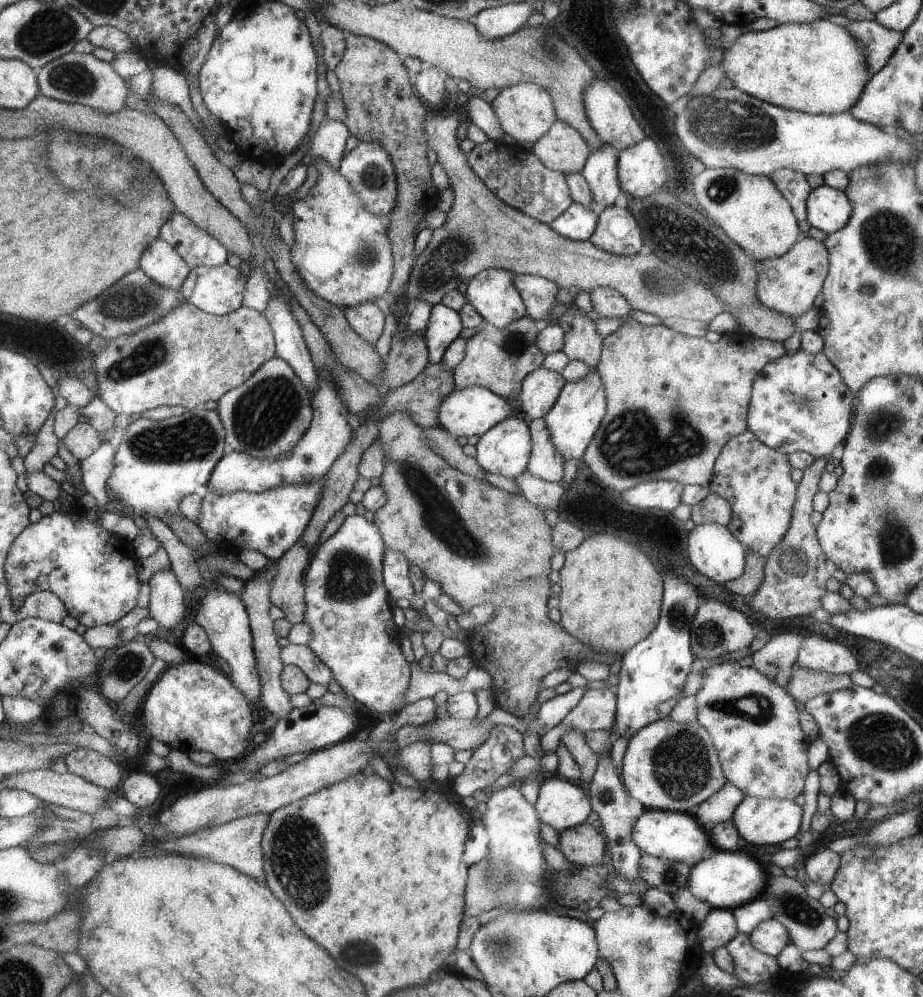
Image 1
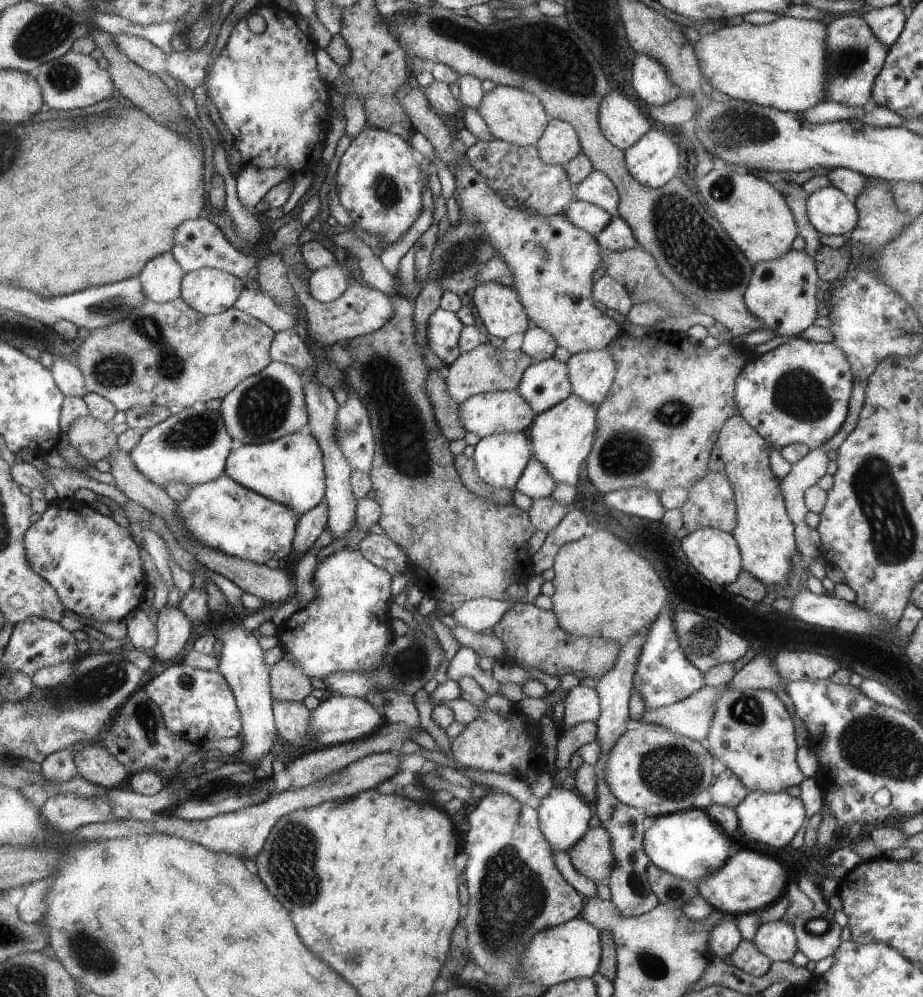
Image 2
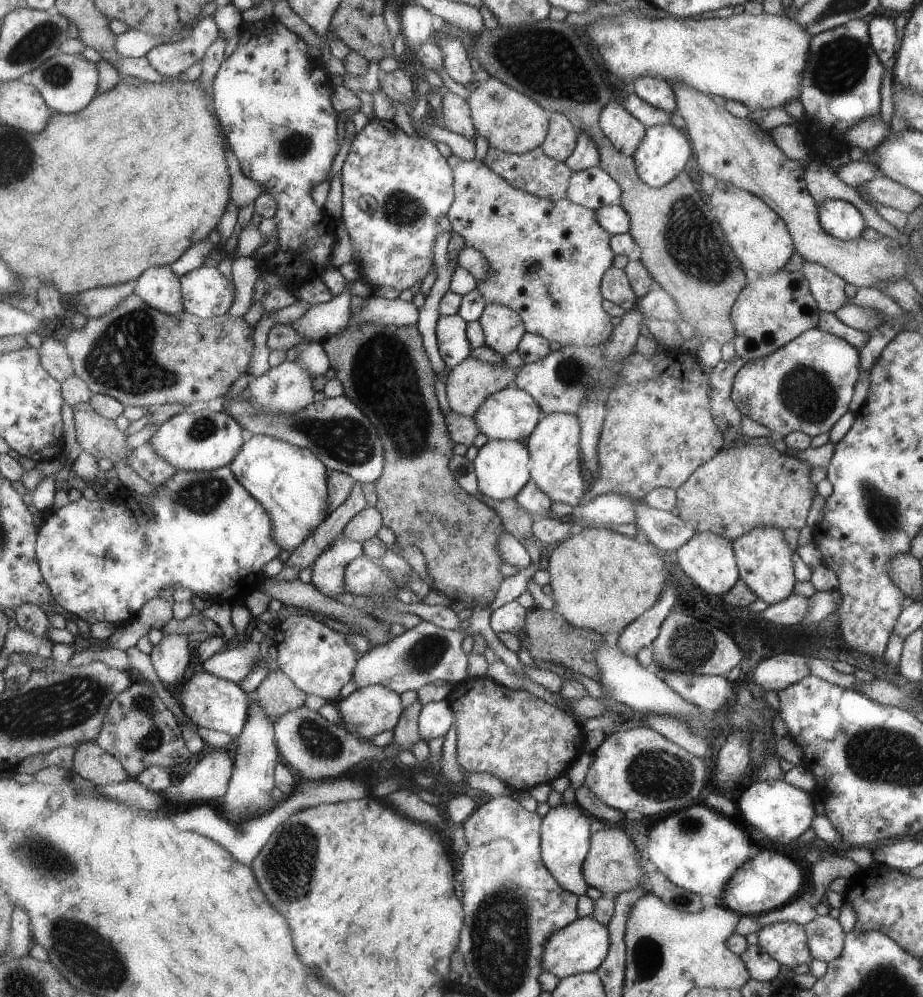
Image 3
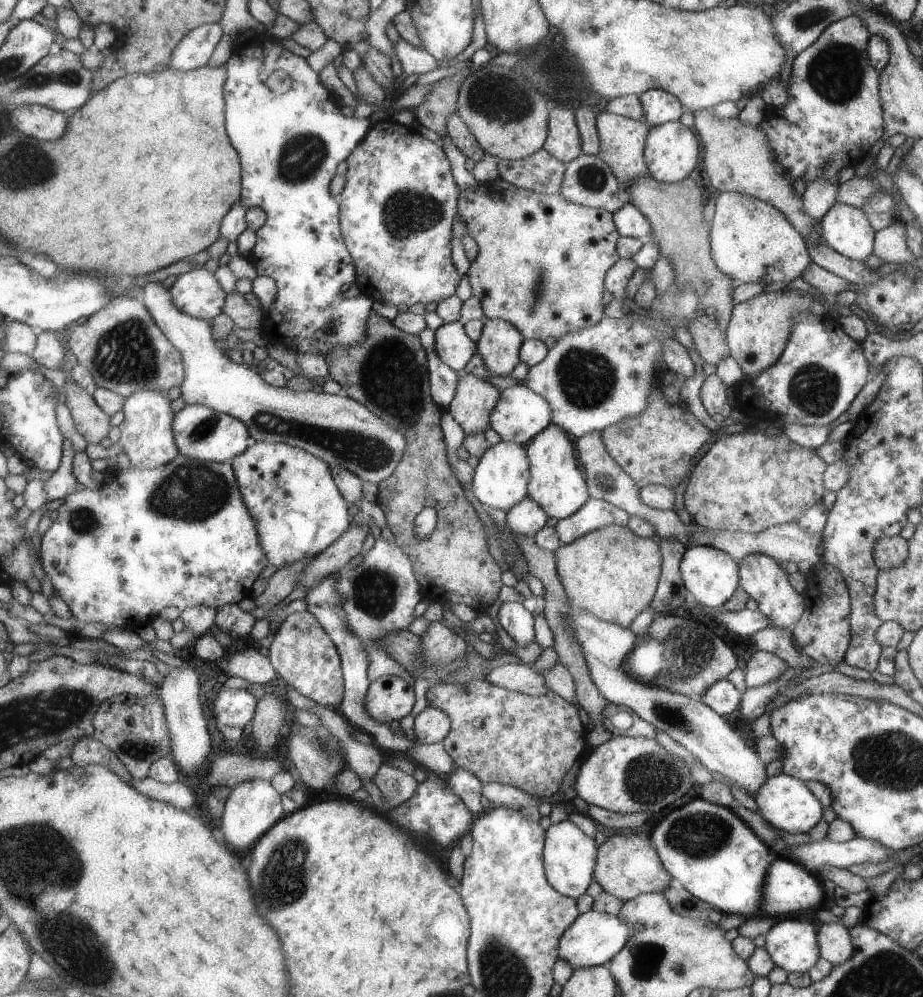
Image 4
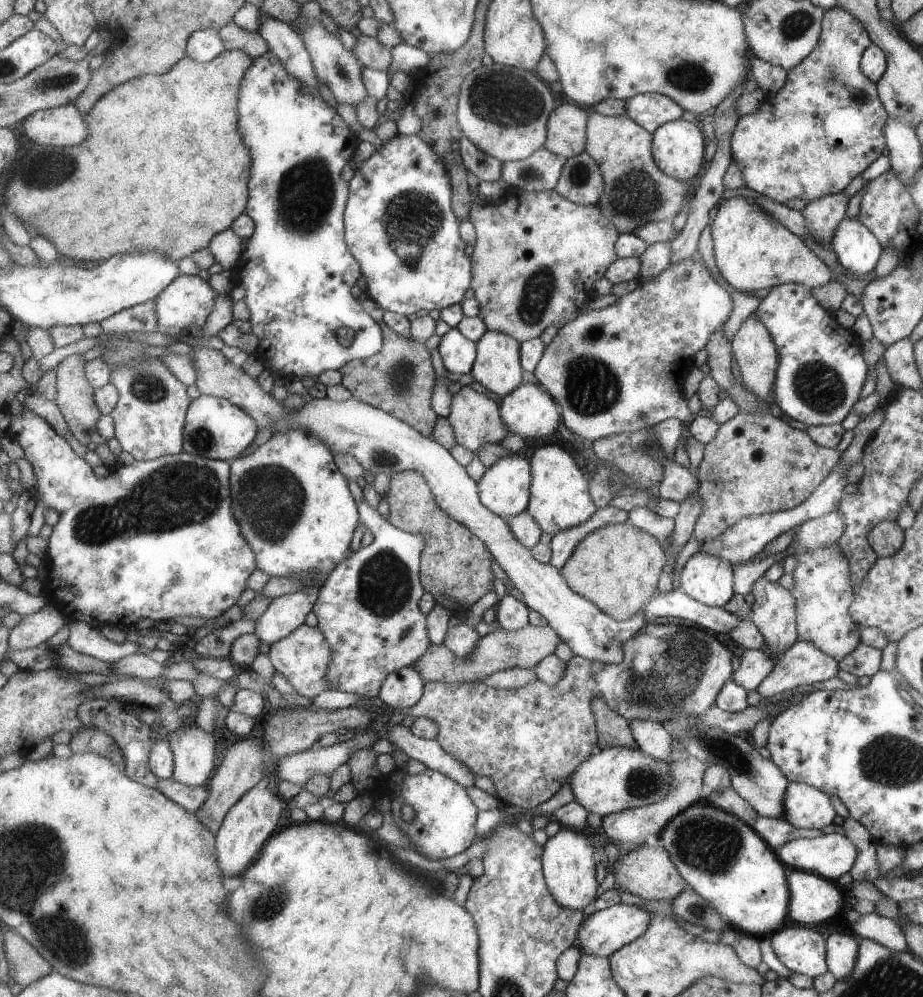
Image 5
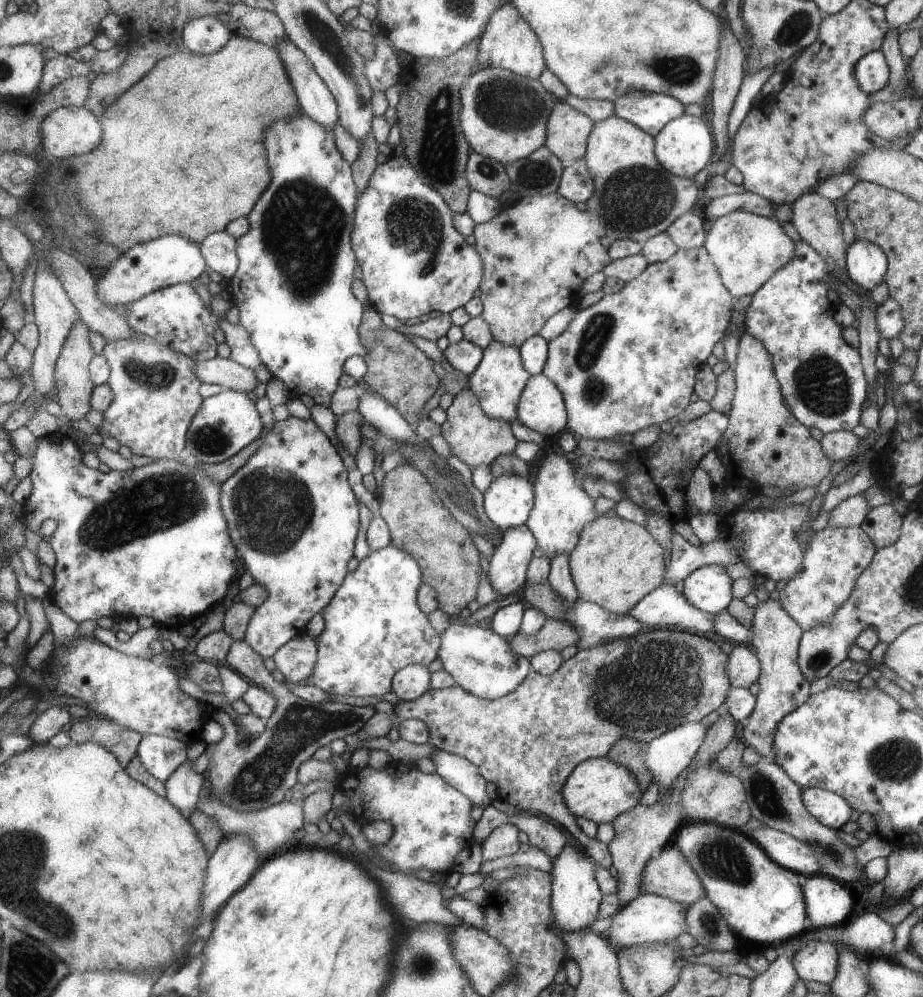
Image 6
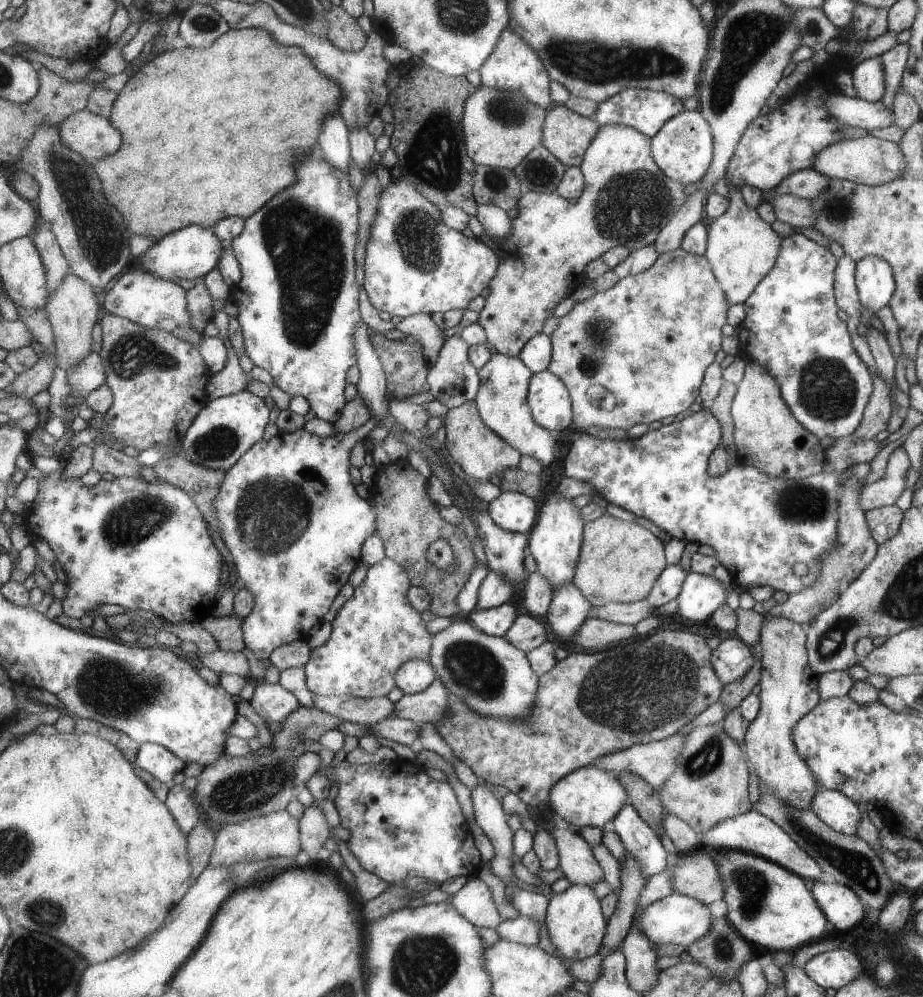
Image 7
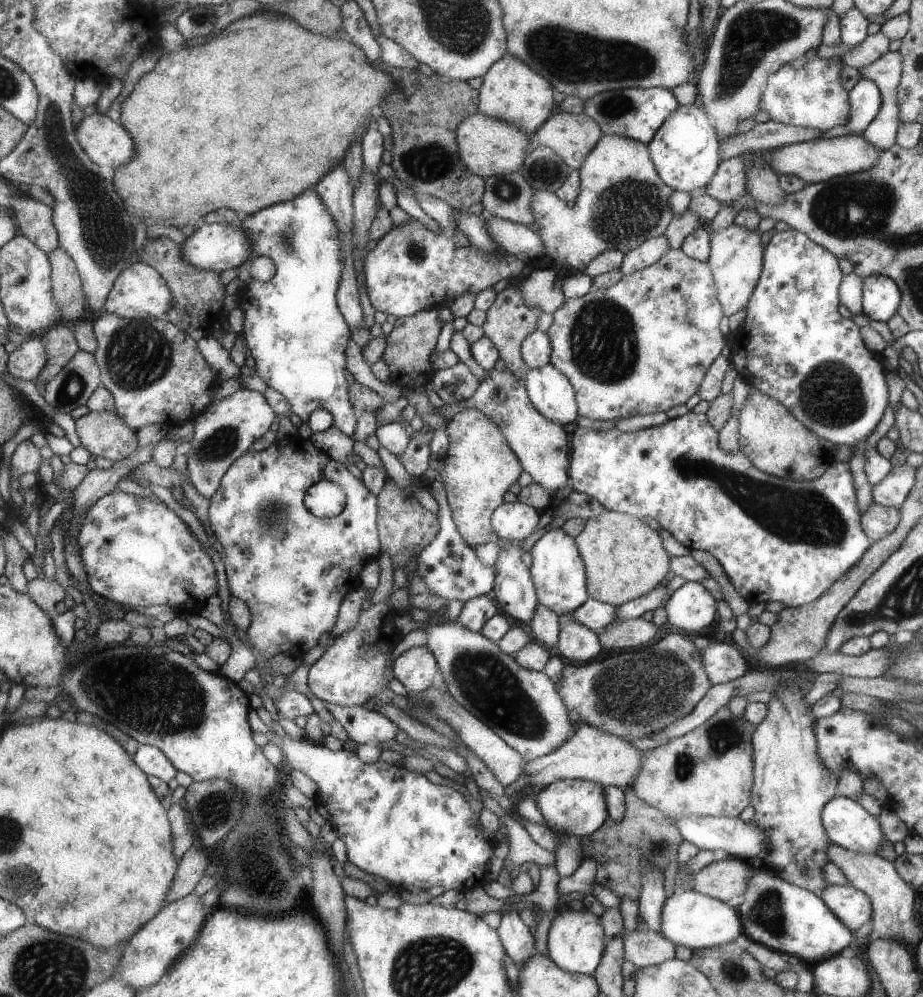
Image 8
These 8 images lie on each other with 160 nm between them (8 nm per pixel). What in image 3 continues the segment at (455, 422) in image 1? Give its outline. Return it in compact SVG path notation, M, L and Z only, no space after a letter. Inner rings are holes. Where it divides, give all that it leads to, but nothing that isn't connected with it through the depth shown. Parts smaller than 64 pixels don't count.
M515 385L504 388L492 394L476 412L474 419L479 425L480 432L487 435L490 439L507 439L512 441L529 438L537 428L537 423L544 418L537 404L526 390L517 388Z

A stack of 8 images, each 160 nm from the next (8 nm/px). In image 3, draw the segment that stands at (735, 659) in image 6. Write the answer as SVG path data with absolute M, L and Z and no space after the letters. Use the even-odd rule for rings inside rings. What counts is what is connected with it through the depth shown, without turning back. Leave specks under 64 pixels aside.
M780 653L759 661L750 680L764 690L778 691L809 674L807 657Z

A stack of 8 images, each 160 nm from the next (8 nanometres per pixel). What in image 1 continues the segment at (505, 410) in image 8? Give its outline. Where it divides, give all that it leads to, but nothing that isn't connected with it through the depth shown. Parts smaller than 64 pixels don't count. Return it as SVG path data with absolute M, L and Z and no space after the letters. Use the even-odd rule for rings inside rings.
M485 269L467 283L466 297L468 302L483 316L485 323L508 330L508 326L517 319L527 316L528 308L520 289L516 287L516 273L505 269Z

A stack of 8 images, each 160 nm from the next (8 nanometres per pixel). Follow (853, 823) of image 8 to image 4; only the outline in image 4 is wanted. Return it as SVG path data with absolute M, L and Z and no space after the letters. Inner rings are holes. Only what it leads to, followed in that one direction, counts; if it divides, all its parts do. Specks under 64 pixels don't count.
M785 773L770 776L767 782L754 792L754 801L757 806L756 811L769 824L785 832L803 834L815 826L821 818L822 805L807 789L803 781Z

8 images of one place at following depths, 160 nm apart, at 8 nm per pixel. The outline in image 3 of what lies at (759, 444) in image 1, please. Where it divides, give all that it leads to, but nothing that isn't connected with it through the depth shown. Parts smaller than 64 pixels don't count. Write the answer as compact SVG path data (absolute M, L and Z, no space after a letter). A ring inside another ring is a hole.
M737 355L730 358L729 361L720 359L709 373L709 410L723 437L719 452L743 445L744 438L745 442L748 440L739 431L741 413L736 404L733 404L730 396L733 377L743 363L742 358ZM753 527L751 531L739 535L730 541L735 550L736 564L739 566L739 578L745 581L756 598L761 598L769 605L791 595L793 590L793 570L791 570L791 554L794 550L785 540L784 530L777 527Z

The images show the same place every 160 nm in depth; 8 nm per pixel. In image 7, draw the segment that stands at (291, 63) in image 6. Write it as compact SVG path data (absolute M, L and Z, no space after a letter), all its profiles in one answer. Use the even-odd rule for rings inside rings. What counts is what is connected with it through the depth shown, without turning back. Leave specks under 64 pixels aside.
M341 113L329 117L324 122L320 132L320 145L324 157L333 166L347 173L352 160L350 128Z

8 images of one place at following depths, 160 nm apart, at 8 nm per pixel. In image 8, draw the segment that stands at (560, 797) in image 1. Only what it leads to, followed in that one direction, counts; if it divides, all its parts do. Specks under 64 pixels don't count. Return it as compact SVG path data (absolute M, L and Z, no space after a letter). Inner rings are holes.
M569 908L557 910L557 914L550 919L546 936L546 955L559 967L570 973L589 975L600 964L603 950L603 930L599 926L599 918L589 909L574 911Z

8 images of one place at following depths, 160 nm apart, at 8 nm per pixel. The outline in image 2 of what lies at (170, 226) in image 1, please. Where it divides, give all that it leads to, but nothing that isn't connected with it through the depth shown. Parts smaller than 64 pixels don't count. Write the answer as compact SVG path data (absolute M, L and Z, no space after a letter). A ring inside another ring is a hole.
M201 216L198 219L189 219L180 224L176 228L176 243L172 248L172 253L176 259L180 261L181 266L185 269L186 273L196 271L202 268L213 267L221 271L236 274L243 280L247 280L245 274L251 268L258 265L258 262L265 257L262 254L253 254L247 257L243 251L240 251L235 246L231 246L231 242L225 238L225 233L219 226L217 226L211 219Z

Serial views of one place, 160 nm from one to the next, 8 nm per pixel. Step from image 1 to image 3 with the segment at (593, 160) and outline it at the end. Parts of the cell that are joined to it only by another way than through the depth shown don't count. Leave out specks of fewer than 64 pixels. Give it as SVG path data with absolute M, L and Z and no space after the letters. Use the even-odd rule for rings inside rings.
M595 165L572 174L566 199L586 209L620 204L620 185L601 167Z

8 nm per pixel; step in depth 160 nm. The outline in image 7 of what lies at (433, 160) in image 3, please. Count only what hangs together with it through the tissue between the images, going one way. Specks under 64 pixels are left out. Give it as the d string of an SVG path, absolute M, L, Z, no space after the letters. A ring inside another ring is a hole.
M400 176L398 179L392 179L380 196L380 209L377 216L373 221L373 226L368 238L366 248L366 258L364 264L365 279L363 288L369 296L370 302L374 308L378 311L388 312L392 316L401 316L405 318L417 313L435 314L435 312L446 313L453 309L467 309L469 303L472 303L485 288L487 288L493 279L496 278L497 271L499 271L501 264L500 256L483 241L480 241L477 237L467 238L463 232L457 229L452 229L447 226L447 223L443 220L442 210L438 204L435 204L432 200L429 200L408 178Z

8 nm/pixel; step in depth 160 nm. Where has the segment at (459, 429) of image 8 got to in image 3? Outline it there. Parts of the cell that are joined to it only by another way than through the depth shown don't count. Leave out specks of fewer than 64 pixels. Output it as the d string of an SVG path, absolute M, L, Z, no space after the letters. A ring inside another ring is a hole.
M468 356L461 364L451 370L447 381L446 391L452 410L474 418L481 404L492 394L513 386L517 375L517 369L507 366L504 361L500 364L489 364L489 362L481 362L473 356Z

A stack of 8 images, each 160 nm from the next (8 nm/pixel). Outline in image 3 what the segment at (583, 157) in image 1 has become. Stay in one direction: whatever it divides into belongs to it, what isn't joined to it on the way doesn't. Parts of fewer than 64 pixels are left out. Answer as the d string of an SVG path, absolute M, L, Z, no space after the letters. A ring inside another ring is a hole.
M553 113L549 119L549 130L540 144L545 154L556 161L564 161L575 150L576 127L563 113Z

